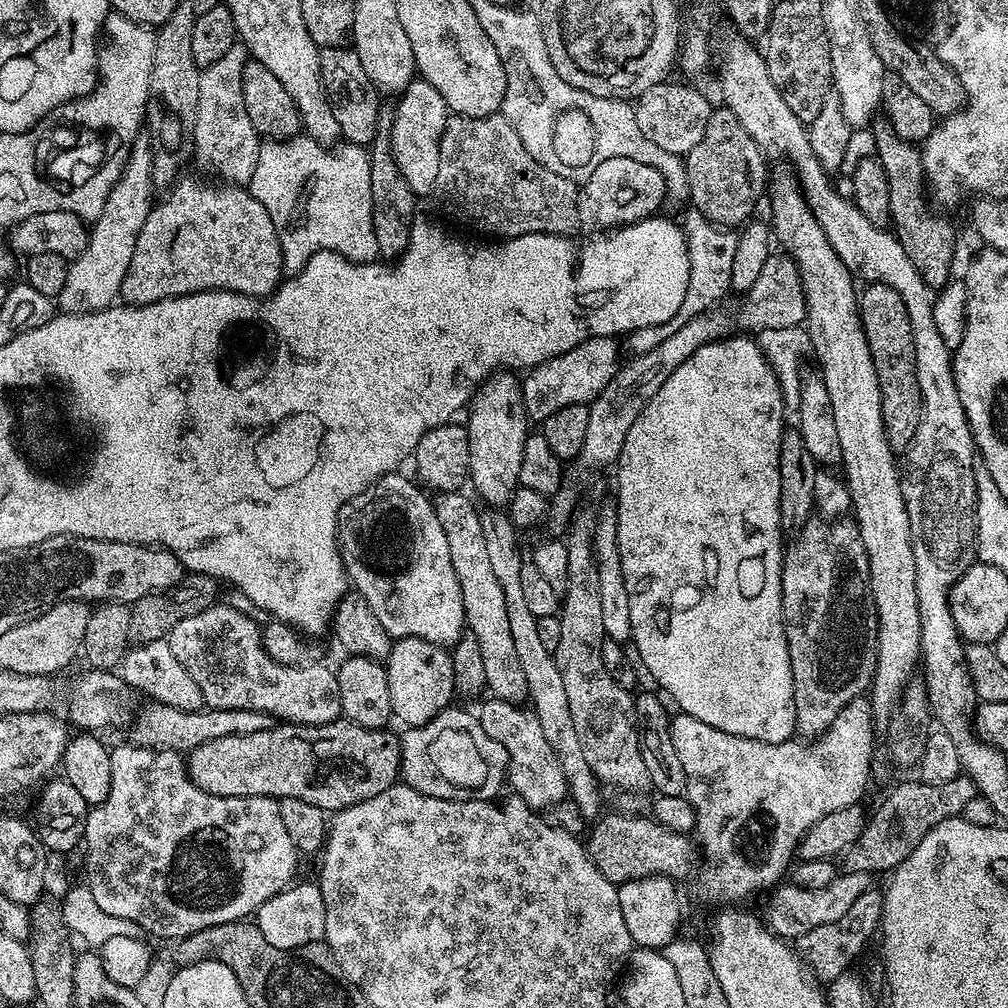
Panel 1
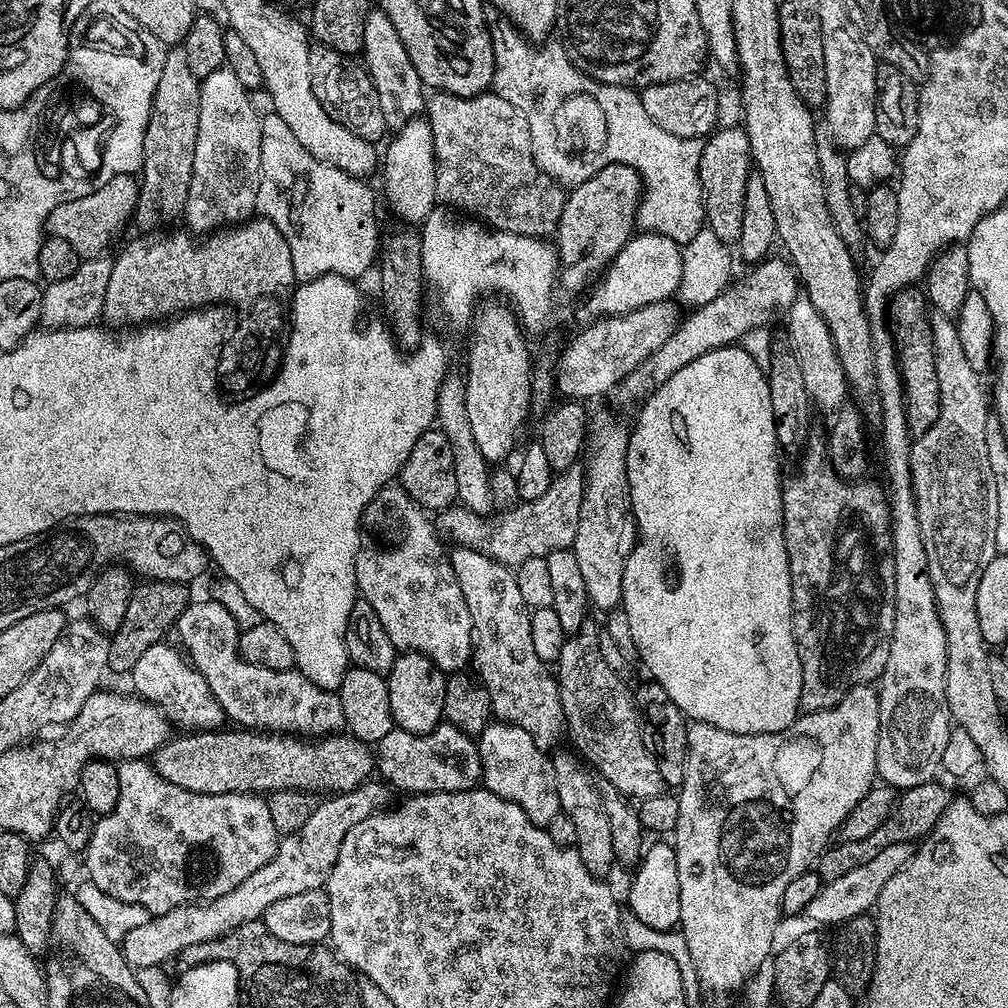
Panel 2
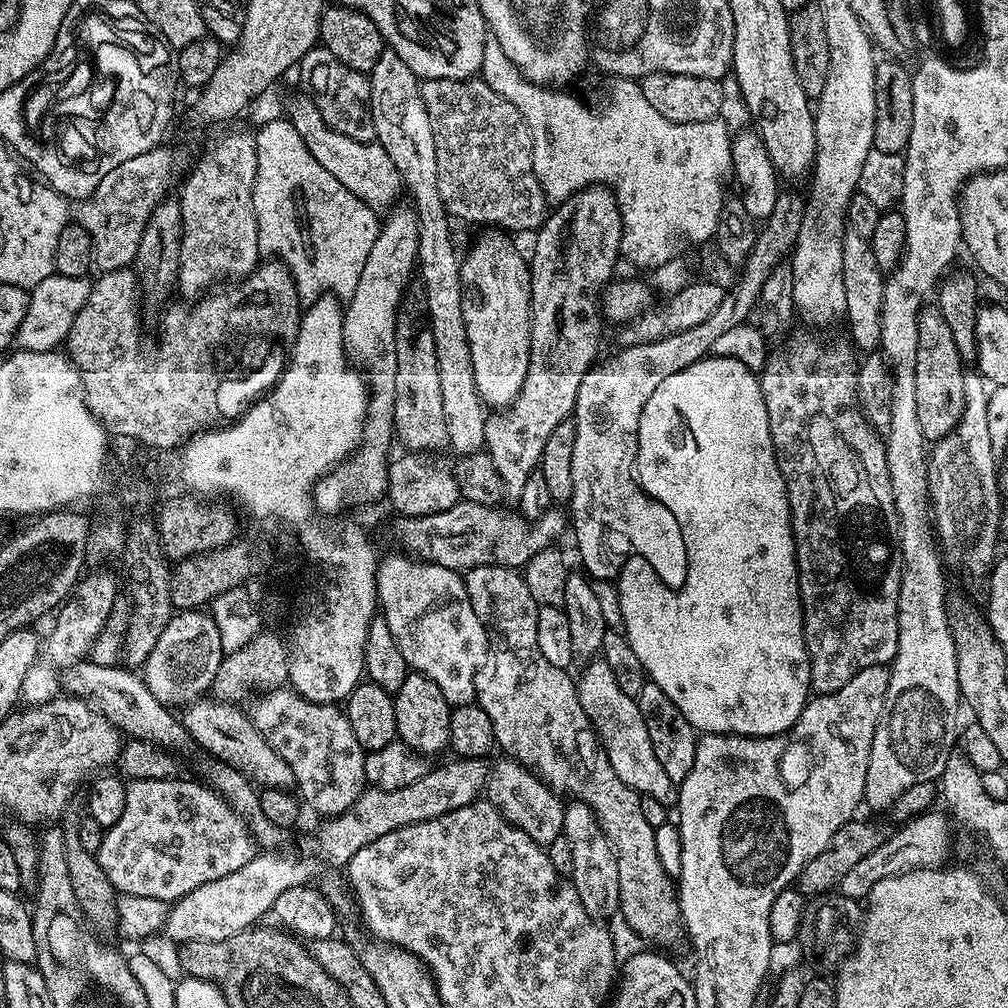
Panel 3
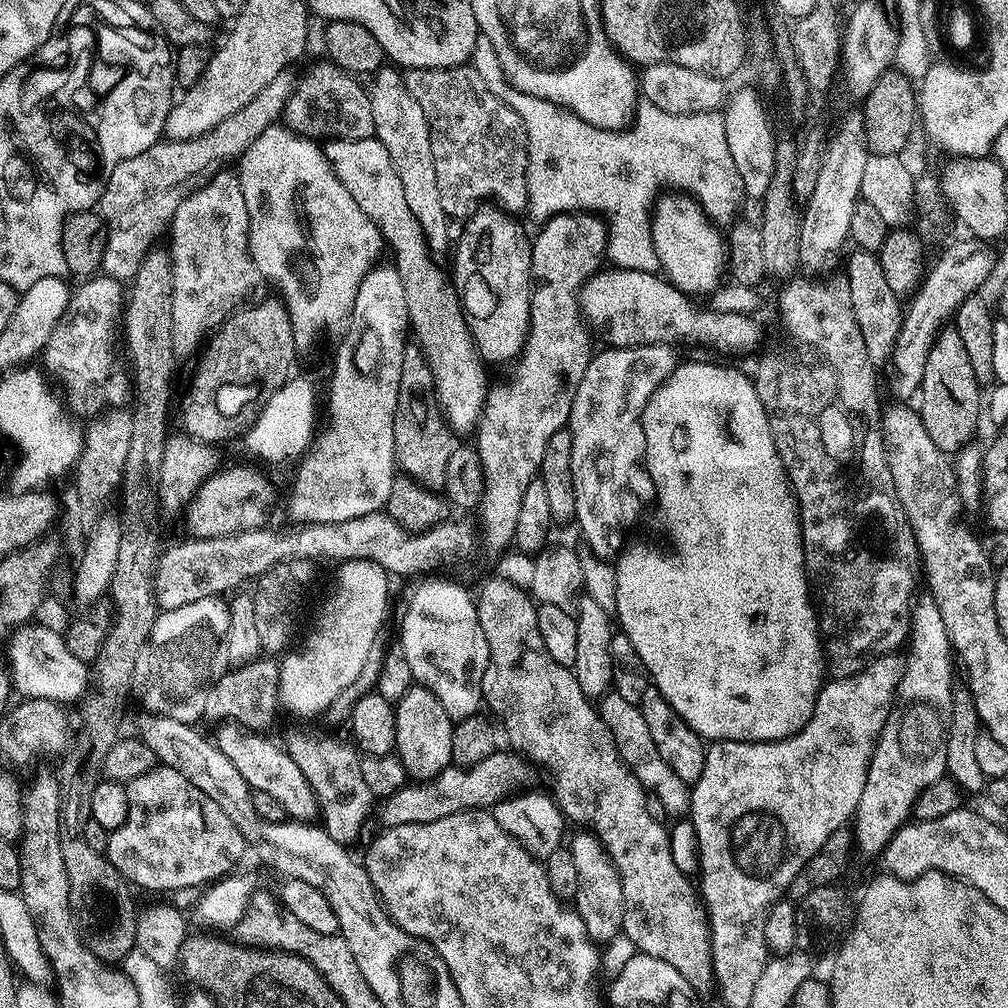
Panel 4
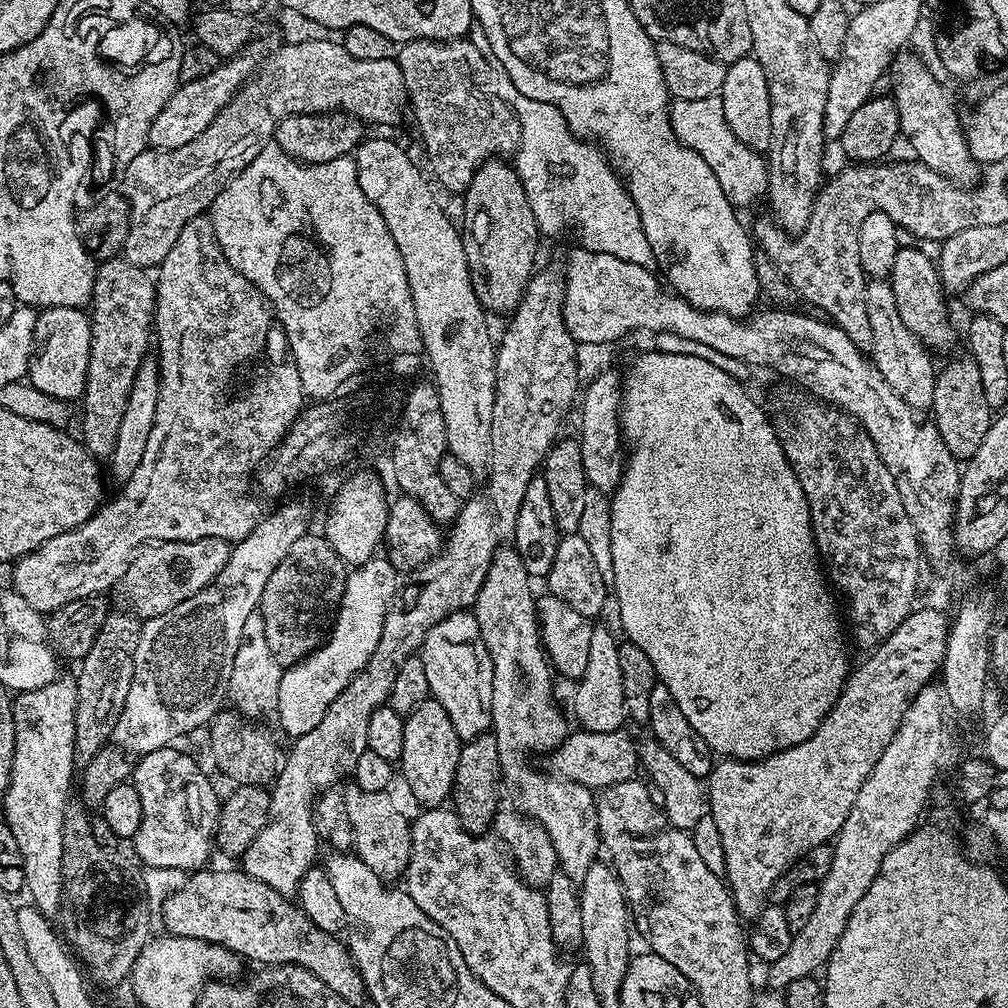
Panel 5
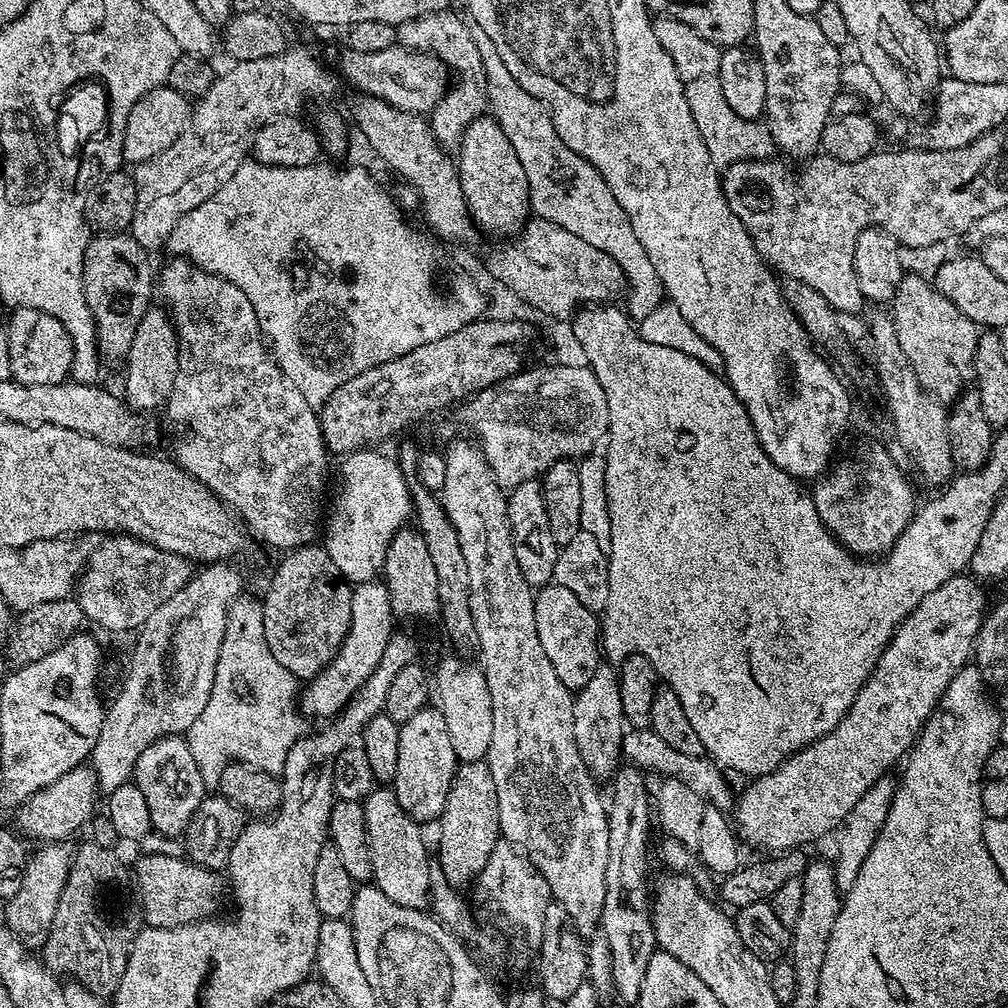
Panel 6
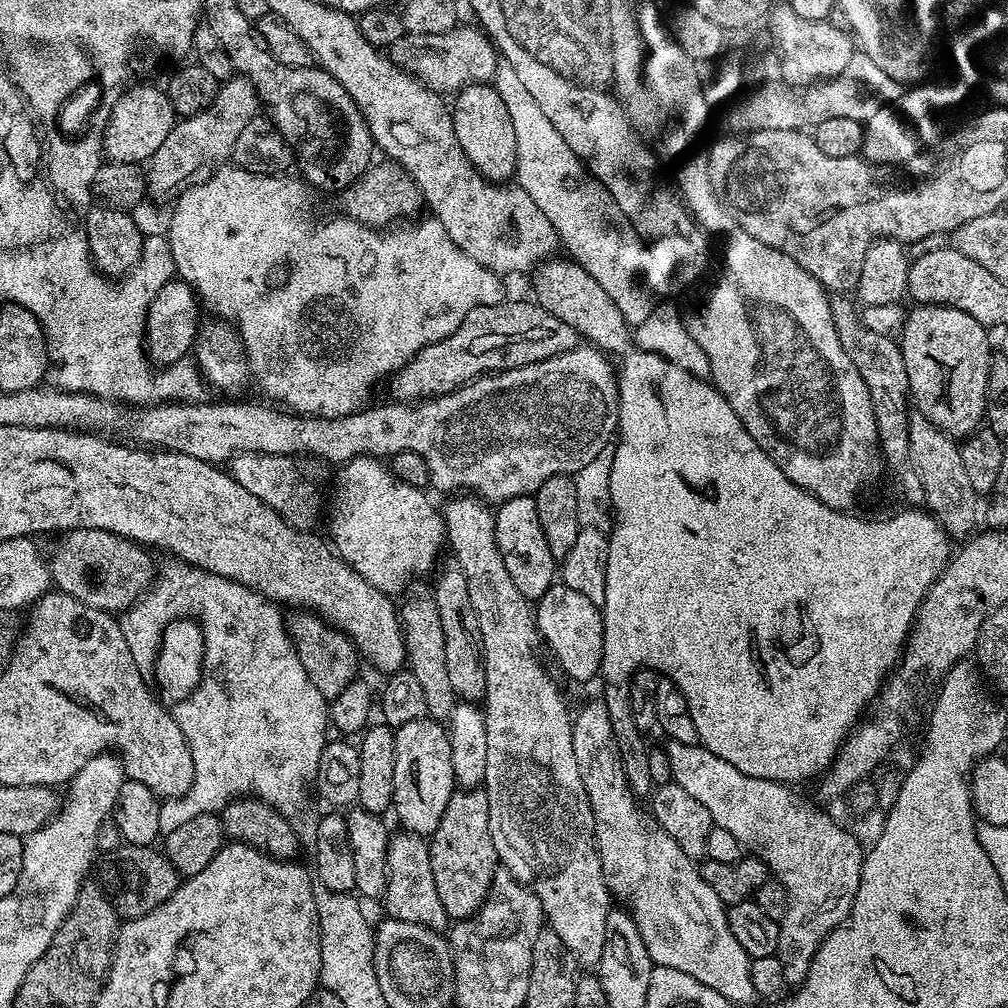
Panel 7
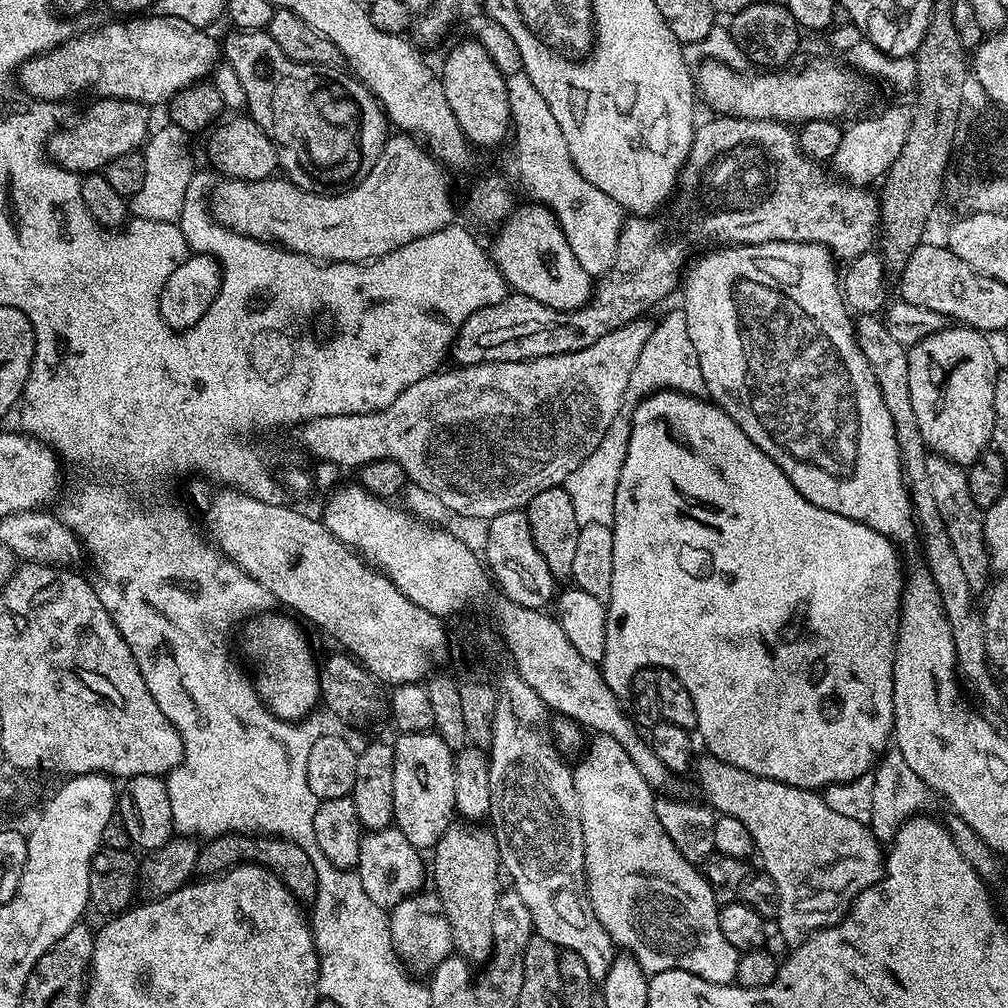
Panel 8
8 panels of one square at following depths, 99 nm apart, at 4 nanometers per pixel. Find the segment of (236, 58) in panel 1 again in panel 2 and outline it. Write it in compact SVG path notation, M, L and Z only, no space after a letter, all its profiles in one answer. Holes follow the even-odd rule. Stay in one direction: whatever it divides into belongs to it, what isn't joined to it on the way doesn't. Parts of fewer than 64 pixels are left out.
M227 66L214 70L214 74L200 81L194 174L190 178L188 205L184 207L183 215L193 233L215 233L229 222L249 219L257 211L256 199L262 170L262 116L256 113L251 98L249 90L238 82Z

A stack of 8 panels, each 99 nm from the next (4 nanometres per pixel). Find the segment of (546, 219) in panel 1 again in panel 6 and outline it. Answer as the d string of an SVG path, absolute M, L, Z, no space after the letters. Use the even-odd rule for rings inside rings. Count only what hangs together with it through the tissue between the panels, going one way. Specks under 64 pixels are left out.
M452 10L431 12L417 20L397 24L396 44L409 48L412 52L428 52L431 56L438 57L454 77L448 91L433 106L430 123L437 142L445 149L455 149L464 137L466 126L470 126L470 122L474 122L479 116L485 115L488 108L486 70L482 70L482 54L478 54L474 38L470 38L470 30L466 30L464 20L456 17Z

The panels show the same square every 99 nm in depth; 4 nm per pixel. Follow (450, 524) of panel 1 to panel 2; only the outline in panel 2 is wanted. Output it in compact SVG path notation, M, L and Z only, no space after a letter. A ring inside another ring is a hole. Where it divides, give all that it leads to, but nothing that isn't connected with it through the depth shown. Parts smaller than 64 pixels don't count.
M456 546L451 549L450 559L454 578L458 578L458 586L462 586L462 598L466 598L466 610L470 610L474 651L471 663L476 664L475 675L482 687L490 694L492 715L497 721L507 722L526 730L536 739L537 744L549 746L562 732L564 711L560 701L560 685L553 669L538 658L534 652L531 638L530 609L522 602L522 594L518 591L515 571L509 565L499 564L473 548Z

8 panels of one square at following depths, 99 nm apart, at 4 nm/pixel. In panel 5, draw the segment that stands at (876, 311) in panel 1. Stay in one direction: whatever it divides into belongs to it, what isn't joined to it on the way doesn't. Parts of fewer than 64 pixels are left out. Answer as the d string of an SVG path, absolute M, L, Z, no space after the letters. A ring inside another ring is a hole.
M956 356L937 371L930 415L938 434L942 434L942 442L946 442L946 450L950 450L957 461L971 460L978 446L982 446L982 438L986 438L986 430L994 419L994 409L986 402L986 393L982 390L978 362L974 362L972 356Z

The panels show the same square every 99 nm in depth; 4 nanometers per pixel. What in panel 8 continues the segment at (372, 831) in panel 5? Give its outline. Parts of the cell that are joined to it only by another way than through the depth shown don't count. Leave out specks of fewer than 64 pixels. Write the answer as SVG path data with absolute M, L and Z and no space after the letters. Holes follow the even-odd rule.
M421 890L405 897L388 912L388 921L392 944L405 969L430 974L446 957L453 955L452 927L435 891Z

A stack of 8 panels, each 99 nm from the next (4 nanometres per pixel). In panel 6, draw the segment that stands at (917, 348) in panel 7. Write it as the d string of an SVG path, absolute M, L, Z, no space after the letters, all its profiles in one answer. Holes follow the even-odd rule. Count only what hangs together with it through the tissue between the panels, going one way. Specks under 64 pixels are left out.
M905 274L890 301L890 315L898 346L910 358L918 382L931 396L941 402L955 401L973 379L974 346L978 346L981 329L950 298L934 287L931 279Z

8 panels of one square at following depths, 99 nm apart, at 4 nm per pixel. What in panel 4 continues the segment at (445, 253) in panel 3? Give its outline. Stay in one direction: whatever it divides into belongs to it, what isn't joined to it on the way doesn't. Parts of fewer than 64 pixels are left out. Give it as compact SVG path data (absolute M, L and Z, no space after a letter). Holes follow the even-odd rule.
M385 66L371 77L370 95L374 110L375 139L382 142L389 151L398 176L406 190L406 202L418 218L428 240L428 247L437 253L449 251L448 224L450 217L442 210L442 197L438 194L438 174L434 174L434 154L430 154L430 130L422 106L414 102L414 94L406 90L404 77L395 67Z

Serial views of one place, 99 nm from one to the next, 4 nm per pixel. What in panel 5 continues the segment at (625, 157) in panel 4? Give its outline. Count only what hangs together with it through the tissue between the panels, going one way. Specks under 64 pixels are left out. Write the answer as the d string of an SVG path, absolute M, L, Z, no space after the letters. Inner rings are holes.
M473 23L467 39L471 40L482 58L491 62L496 93L508 103L518 120L520 141L514 153L514 167L526 190L526 198L534 202L536 225L541 233L564 232L569 228L576 232L581 248L614 254L614 258L652 268L656 259L650 250L650 242L646 242L640 215L625 181L616 175L607 155L595 143L573 136L568 130L568 123L554 106L526 98L526 94L518 91L514 82L510 82L502 62L495 60L494 50L490 50L480 24ZM719 95L693 100L673 99L668 121L672 124L672 133L676 135L677 140L697 152L712 167L733 208L743 210L747 204L754 203L759 196L761 199L767 193L768 165L765 157L756 149L738 142L734 130L728 128Z

